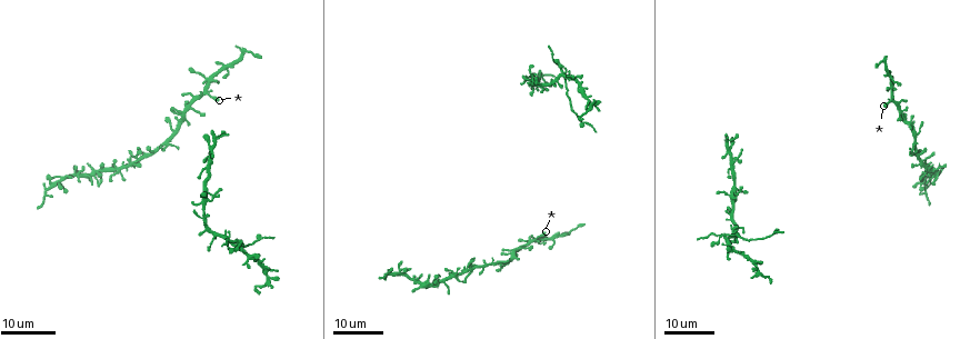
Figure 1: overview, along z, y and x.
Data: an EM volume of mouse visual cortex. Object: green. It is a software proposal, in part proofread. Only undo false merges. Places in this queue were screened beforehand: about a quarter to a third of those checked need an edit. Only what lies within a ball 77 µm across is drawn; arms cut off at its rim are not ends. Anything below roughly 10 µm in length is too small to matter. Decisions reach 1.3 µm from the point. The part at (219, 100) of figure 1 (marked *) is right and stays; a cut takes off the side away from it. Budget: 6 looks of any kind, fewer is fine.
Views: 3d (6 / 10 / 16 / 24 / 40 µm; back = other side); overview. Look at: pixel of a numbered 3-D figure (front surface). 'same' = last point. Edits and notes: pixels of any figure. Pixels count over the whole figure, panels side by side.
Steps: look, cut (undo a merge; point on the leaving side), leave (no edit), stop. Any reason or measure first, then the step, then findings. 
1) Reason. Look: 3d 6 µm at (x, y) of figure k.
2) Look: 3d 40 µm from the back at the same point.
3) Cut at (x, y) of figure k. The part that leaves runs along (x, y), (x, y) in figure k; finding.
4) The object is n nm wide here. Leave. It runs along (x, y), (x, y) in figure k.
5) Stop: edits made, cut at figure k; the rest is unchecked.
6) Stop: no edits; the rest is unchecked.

Four or more arms meet. Look: 3d 16 µm at (726, 238) of figure 1.

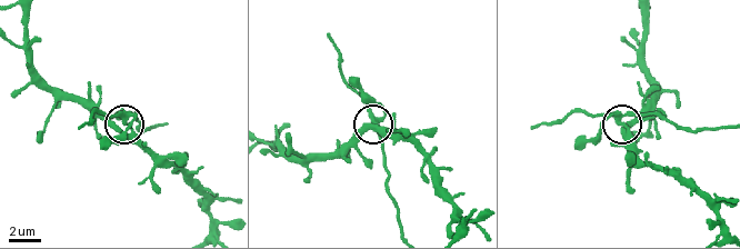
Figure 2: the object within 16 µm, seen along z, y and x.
Look: 3d 6 µm at (625, 124) of figure 2.

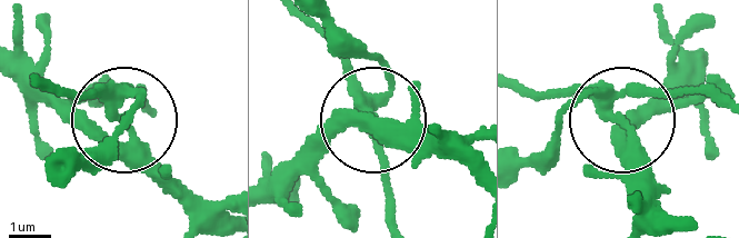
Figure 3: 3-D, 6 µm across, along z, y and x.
The object is 300 nm wide here. Cut at (386, 178) of figure 3. A second neuron is stuck on.

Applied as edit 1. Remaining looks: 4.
See it whole again. Look: overview.

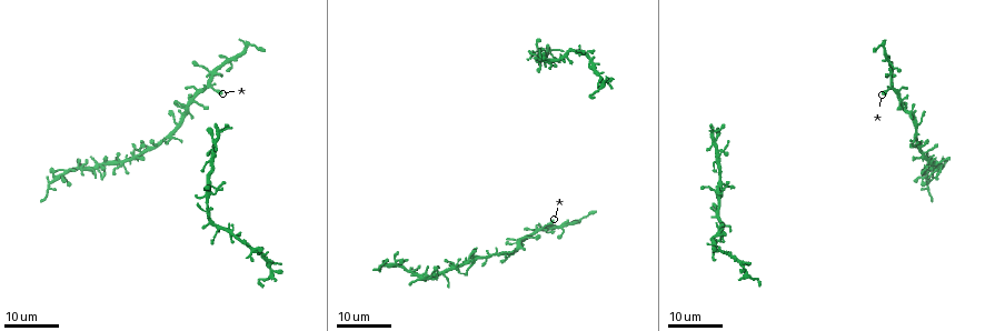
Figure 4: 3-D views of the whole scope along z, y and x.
Thick turns thin. Look: 3d 24 µm at (720, 198) of figure 4.

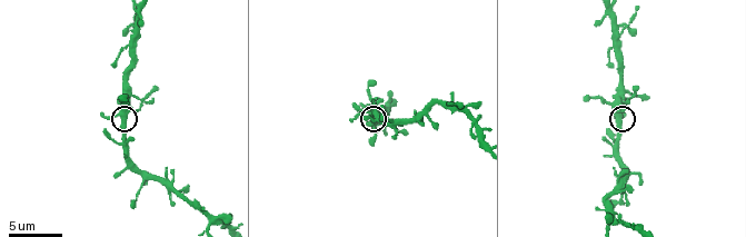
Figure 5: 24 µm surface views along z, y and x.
Look: 3d 6 µm at (617, 119) of figure 5.

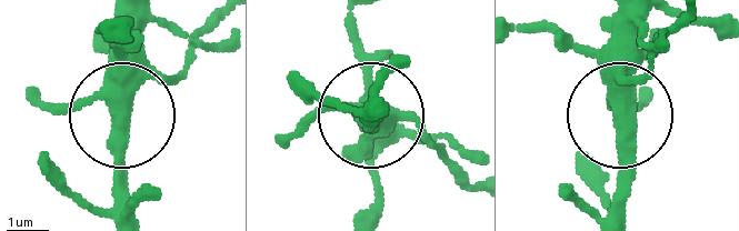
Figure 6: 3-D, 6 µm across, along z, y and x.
3 arms meet here. Leave. One neuron here.

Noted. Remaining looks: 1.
Thin neck. Look: 3d 10 µm at (470, 130) of figure 5.

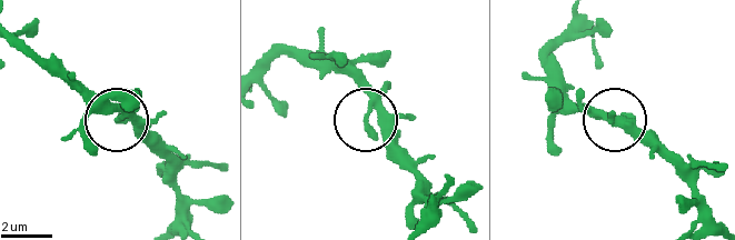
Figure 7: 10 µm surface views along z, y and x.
Leave. It runs along (15, 36), (66, 67), (154, 148) in figure 7; one neuron here.

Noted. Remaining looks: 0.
Stop: edits made, cut at figure 3; the rest is unchecked.

